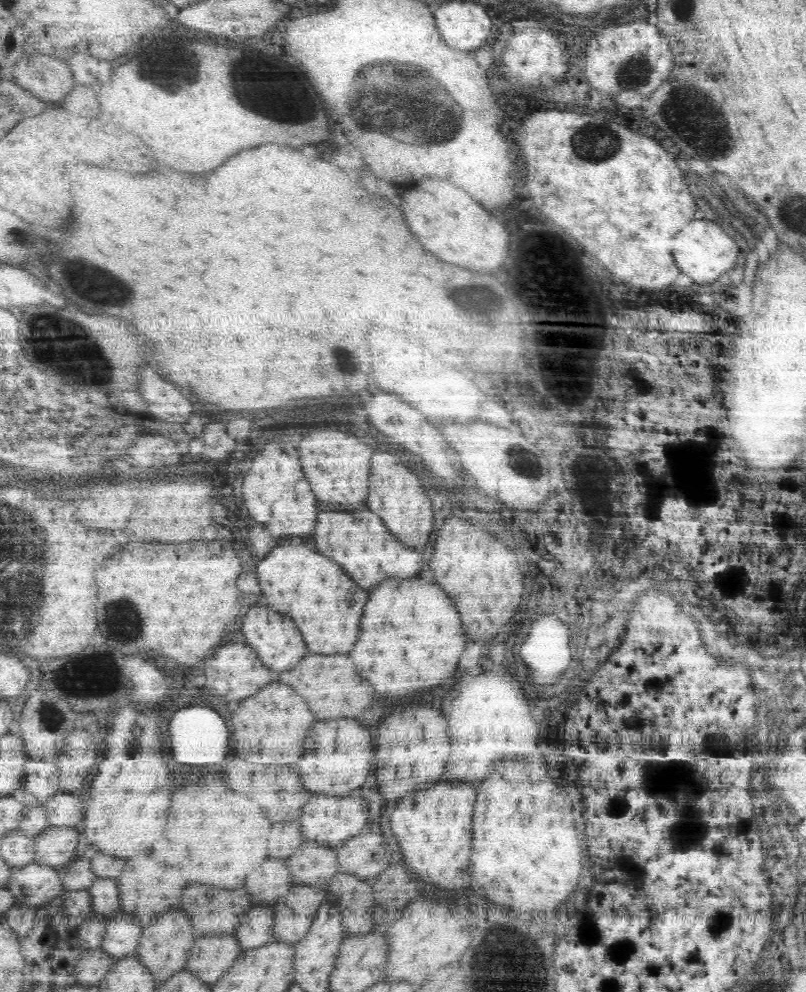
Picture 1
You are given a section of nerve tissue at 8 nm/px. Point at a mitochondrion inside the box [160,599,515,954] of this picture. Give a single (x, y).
(490, 938)

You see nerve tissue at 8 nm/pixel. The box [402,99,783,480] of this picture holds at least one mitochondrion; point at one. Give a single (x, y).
(598, 143)

